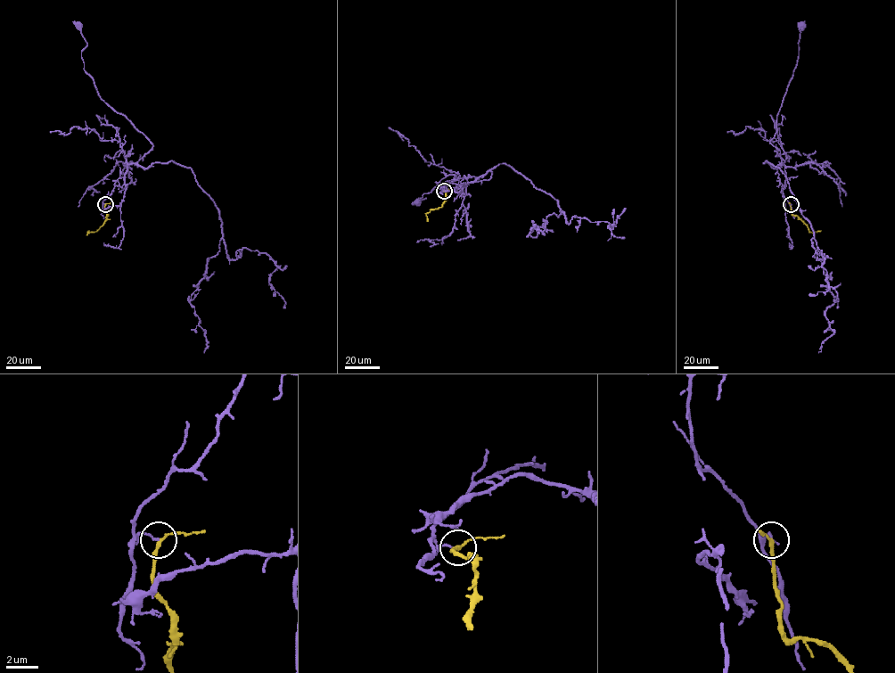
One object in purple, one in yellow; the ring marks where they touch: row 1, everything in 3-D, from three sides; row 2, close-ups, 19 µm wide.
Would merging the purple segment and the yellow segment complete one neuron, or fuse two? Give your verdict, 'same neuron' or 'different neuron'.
different neuron

